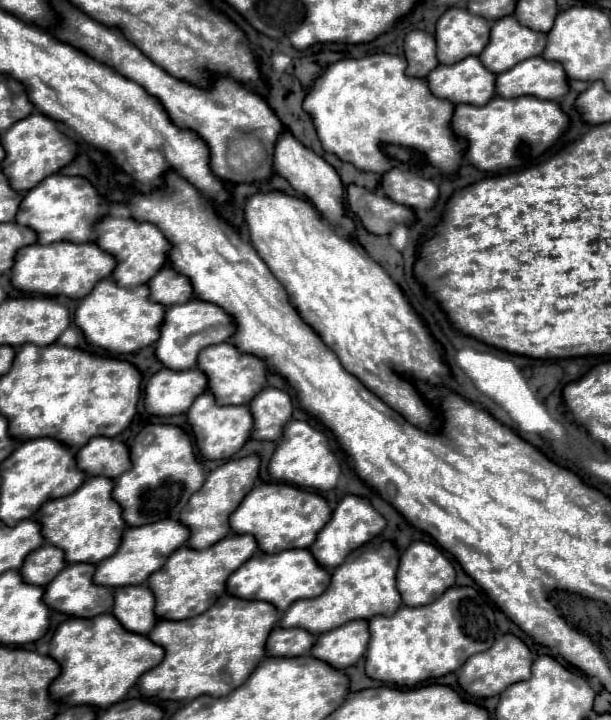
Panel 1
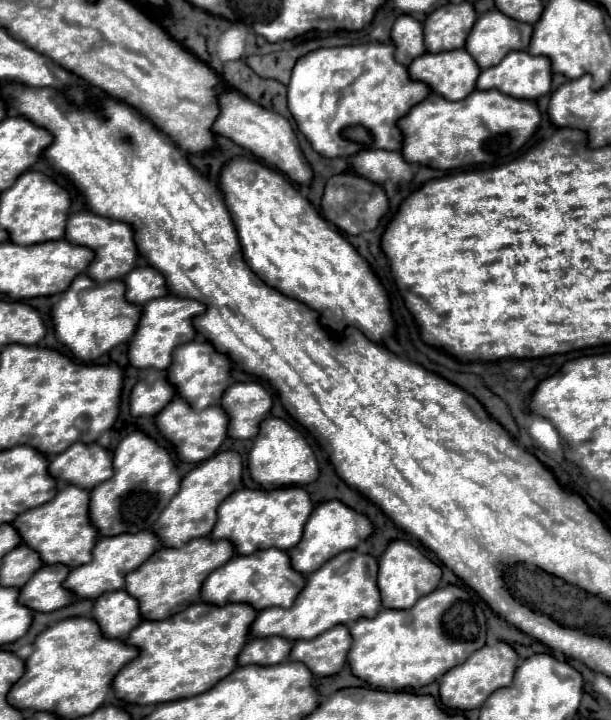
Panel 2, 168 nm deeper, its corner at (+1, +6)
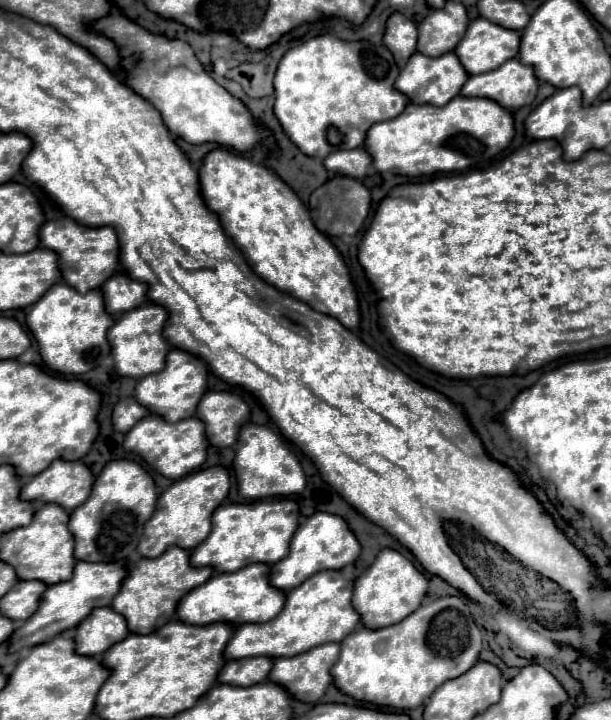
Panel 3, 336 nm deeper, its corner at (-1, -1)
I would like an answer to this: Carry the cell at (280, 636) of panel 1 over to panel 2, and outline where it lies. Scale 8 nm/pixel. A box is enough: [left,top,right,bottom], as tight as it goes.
[237,636,291,666]

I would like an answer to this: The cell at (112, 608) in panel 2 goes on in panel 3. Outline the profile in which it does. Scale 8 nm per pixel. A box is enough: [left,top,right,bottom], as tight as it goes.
[75,607,129,657]

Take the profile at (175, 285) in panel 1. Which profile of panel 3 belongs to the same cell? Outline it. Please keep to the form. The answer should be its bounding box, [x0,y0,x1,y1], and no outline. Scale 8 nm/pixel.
[101,273,149,315]

